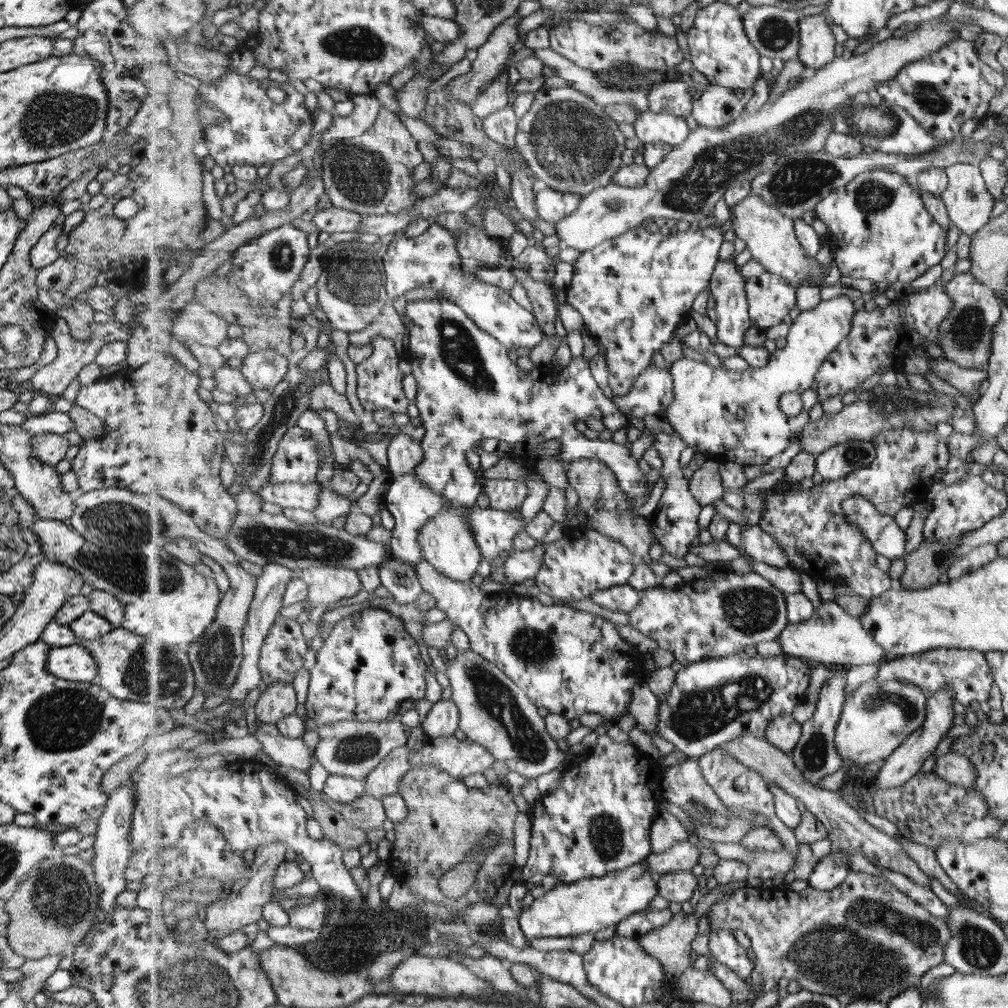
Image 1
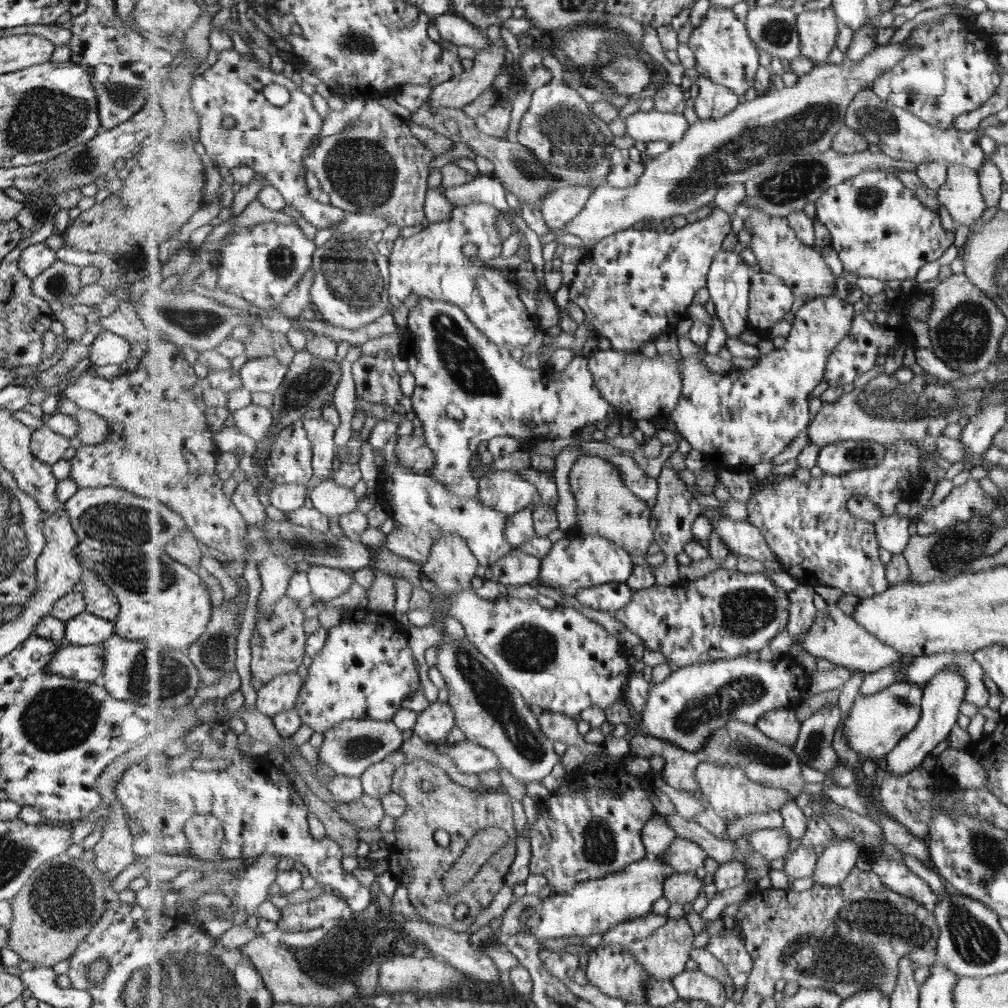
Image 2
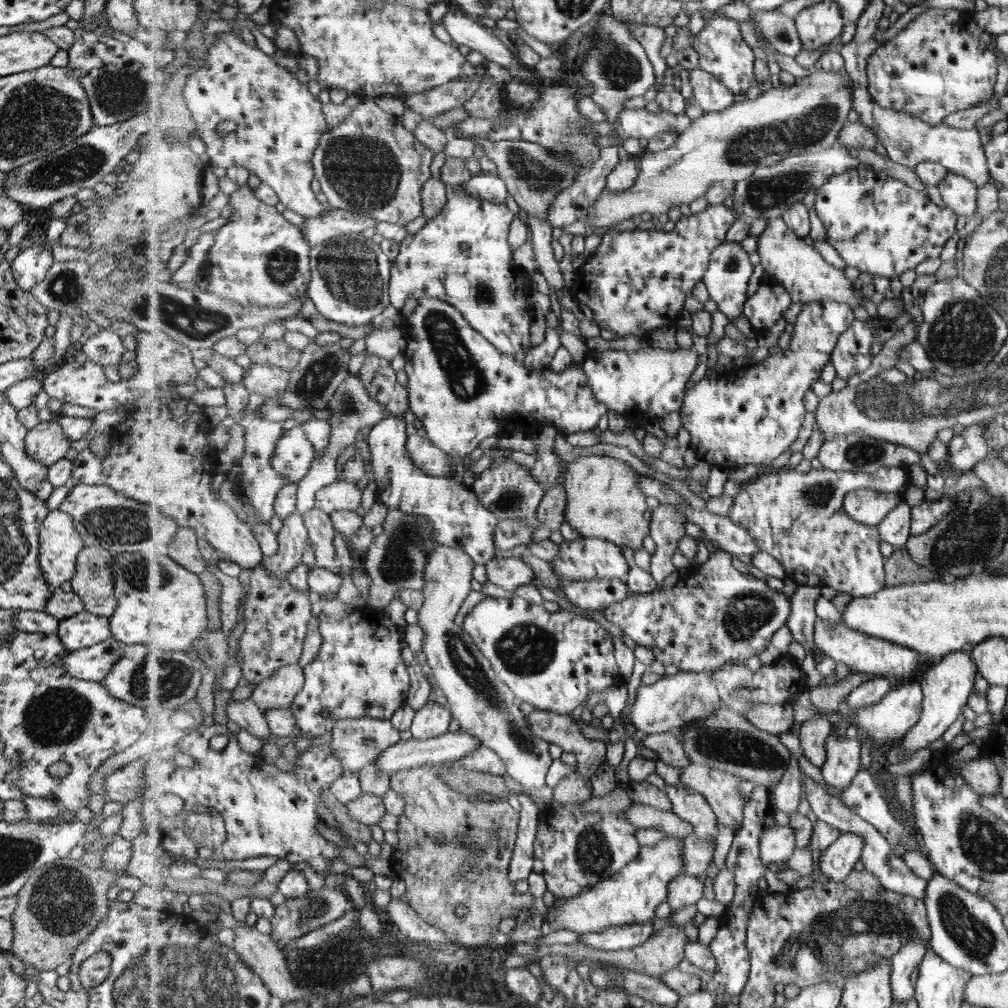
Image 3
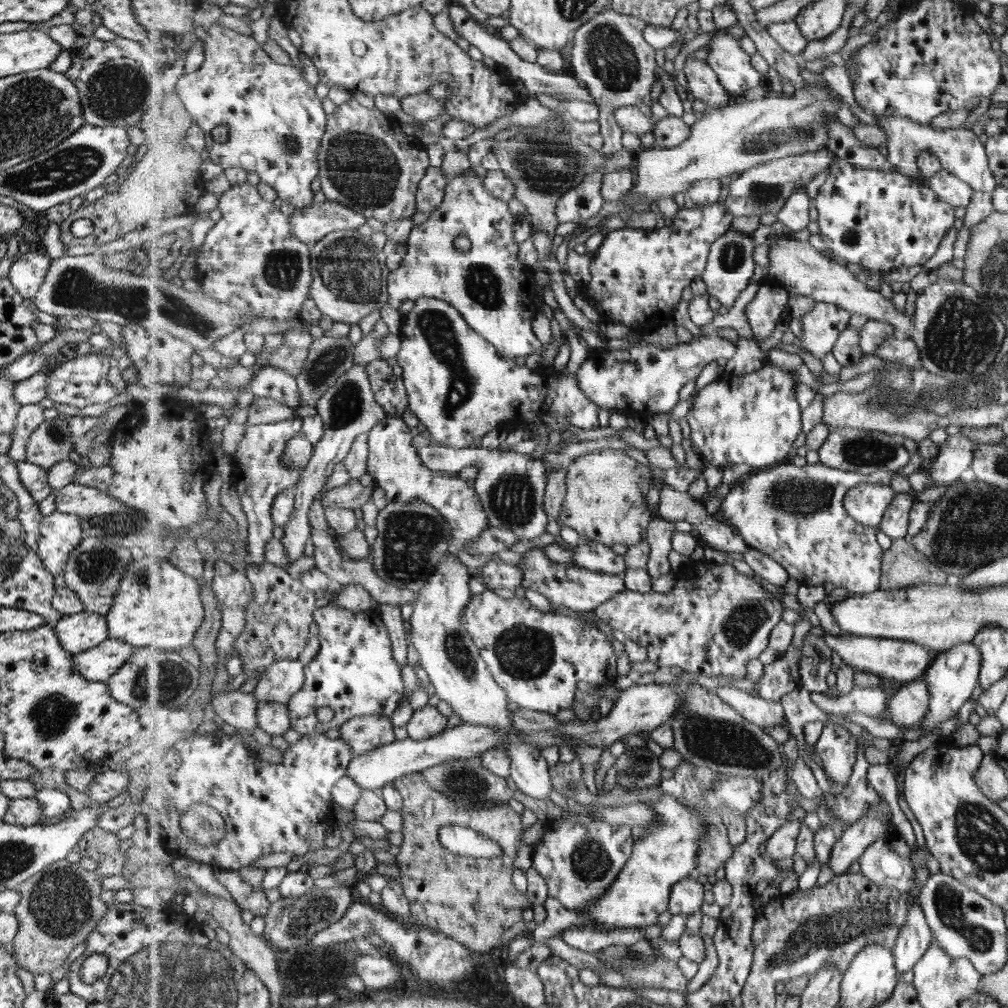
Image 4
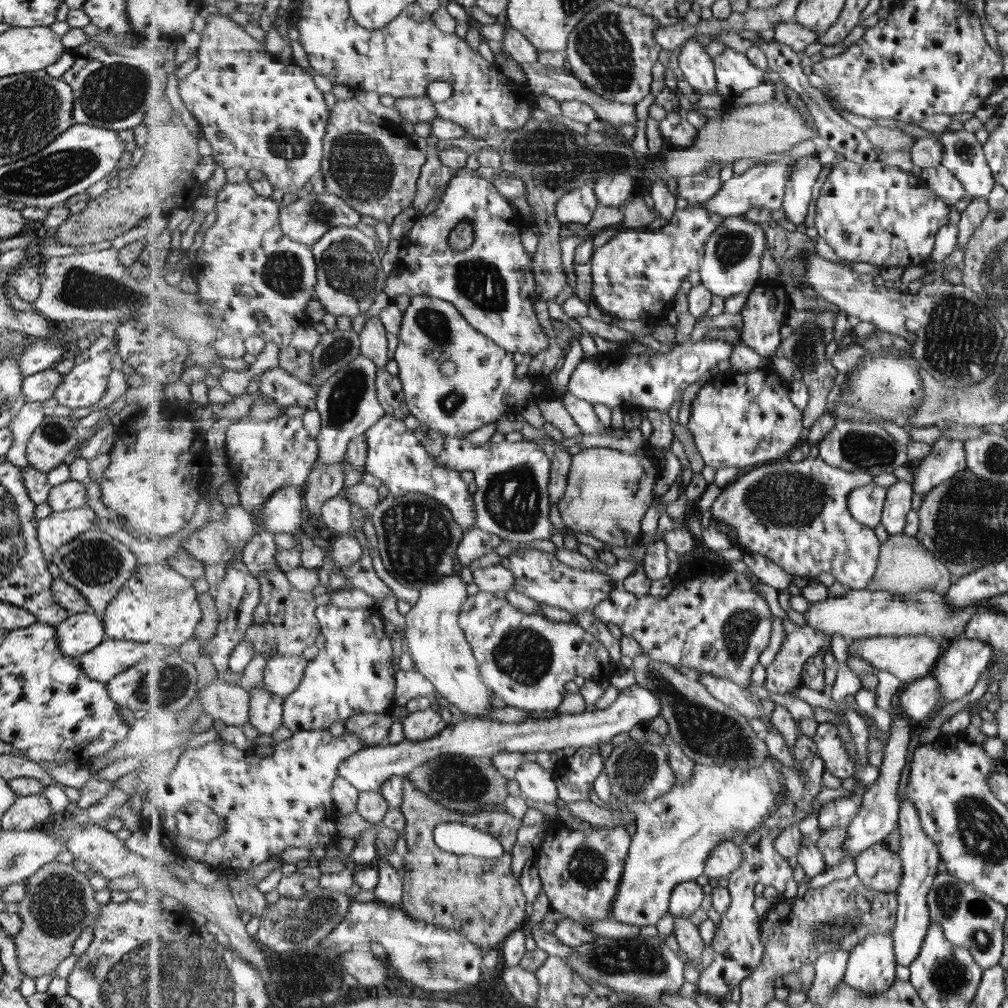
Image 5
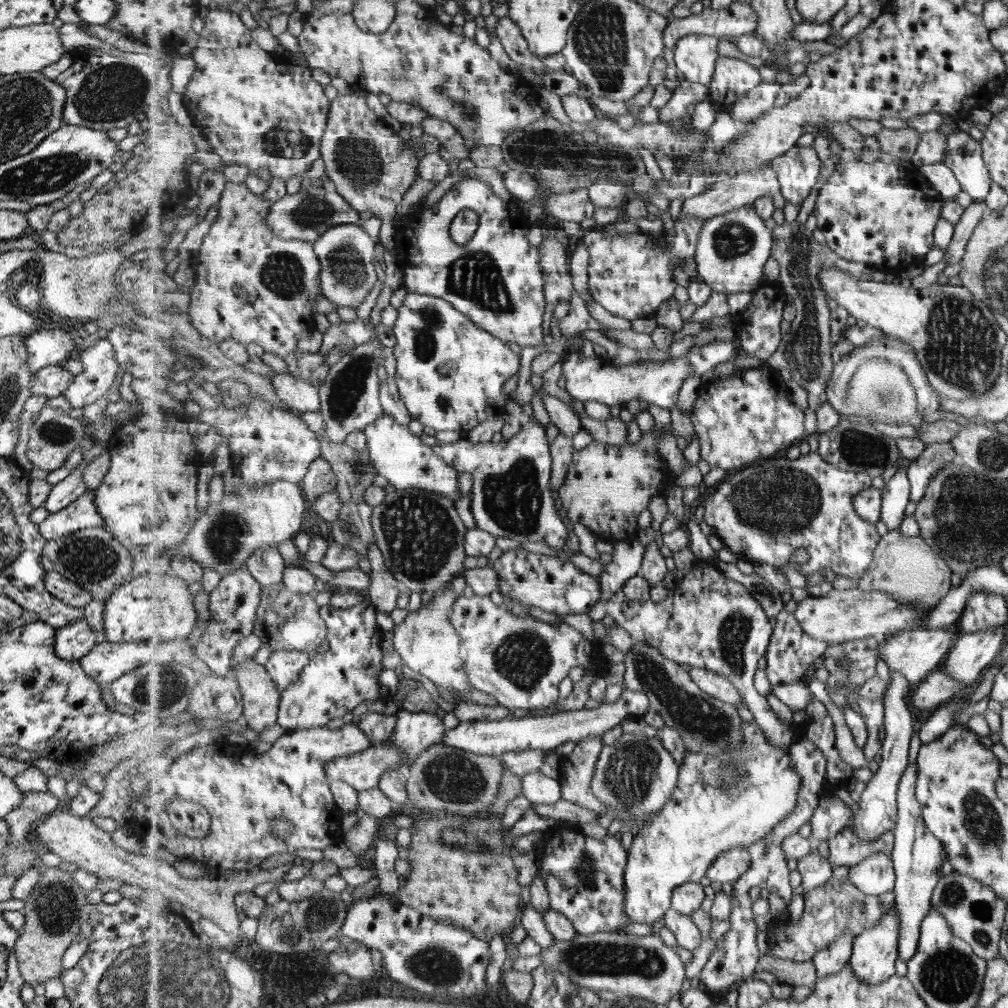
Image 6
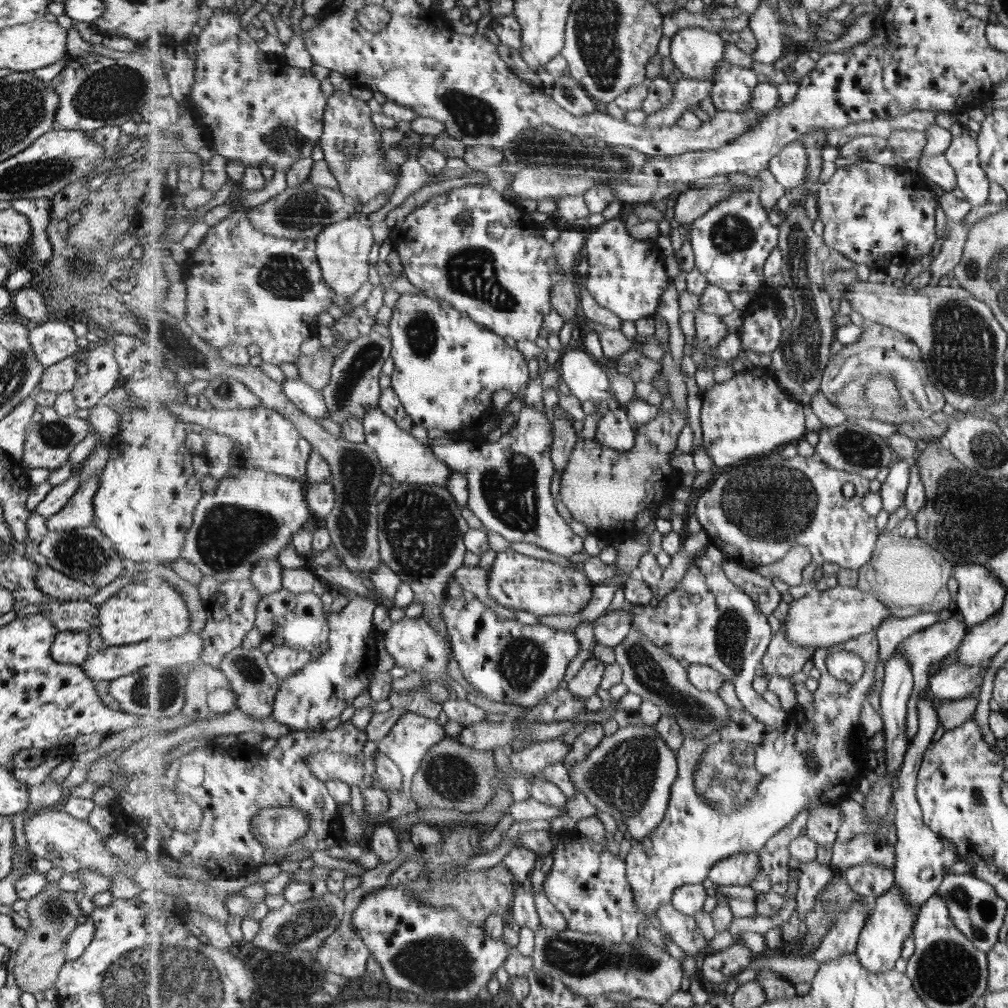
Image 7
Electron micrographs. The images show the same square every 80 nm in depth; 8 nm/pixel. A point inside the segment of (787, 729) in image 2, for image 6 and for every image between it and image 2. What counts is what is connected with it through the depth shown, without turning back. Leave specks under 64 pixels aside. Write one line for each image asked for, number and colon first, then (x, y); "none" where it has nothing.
3: (775, 718)
4: (763, 712)
5: (725, 690)
6: (719, 686)

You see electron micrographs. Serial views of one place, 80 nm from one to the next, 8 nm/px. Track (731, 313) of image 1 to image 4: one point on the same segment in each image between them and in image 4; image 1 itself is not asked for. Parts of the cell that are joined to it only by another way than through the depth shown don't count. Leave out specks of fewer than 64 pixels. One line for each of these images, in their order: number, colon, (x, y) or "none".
2: (729, 282)
3: (730, 270)
4: (731, 265)

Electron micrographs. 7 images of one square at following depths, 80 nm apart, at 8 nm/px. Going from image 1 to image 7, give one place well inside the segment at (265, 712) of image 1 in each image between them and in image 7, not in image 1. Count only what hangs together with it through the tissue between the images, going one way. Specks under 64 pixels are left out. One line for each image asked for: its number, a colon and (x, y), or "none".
2: (281, 694)
3: (279, 690)
4: (282, 680)
5: (283, 673)
6: (285, 667)
7: (284, 660)

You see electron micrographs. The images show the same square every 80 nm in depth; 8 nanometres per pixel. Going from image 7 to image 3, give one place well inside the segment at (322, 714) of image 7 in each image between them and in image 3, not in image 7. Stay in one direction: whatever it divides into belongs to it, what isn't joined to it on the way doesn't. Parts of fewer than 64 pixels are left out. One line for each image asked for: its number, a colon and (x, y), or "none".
3: (359, 671)
4: (355, 673)
5: (352, 674)
6: (344, 673)

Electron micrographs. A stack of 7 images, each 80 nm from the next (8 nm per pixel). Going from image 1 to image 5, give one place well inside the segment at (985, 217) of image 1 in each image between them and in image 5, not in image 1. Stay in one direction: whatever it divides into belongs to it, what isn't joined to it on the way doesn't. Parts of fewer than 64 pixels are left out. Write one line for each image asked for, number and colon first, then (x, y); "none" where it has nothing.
2: (961, 194)
3: (958, 192)
4: (950, 188)
5: (948, 187)

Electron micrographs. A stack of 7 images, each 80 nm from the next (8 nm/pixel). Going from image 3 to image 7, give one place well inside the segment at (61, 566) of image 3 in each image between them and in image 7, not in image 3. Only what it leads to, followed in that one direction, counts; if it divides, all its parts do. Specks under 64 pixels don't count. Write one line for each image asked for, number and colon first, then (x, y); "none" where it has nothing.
4: (58, 533)
5: (57, 528)
6: (81, 513)
7: (77, 512)

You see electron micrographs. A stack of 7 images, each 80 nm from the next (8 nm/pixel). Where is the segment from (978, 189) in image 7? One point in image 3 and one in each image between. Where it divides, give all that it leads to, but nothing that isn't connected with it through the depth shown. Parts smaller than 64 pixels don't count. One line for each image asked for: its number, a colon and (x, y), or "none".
3: (908, 140)
4: (960, 150)
5: (963, 154)
6: (965, 155)

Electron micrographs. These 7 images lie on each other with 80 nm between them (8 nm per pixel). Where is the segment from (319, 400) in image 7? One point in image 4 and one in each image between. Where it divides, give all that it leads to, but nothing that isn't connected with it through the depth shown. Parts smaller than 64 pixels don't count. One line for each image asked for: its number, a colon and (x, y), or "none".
4: (278, 384)
5: (277, 384)
6: (299, 394)

